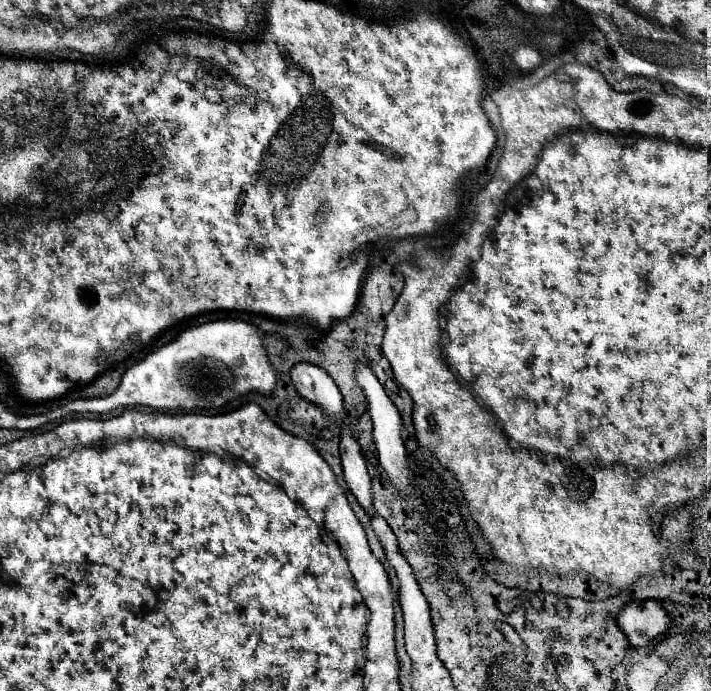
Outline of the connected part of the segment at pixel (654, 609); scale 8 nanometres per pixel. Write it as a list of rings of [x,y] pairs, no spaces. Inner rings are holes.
[[[646,599],[646,601],[632,601],[624,607],[624,611],[618,615],[618,625],[626,633],[632,647],[648,647],[650,641],[658,635],[662,635],[670,627],[670,615],[664,609],[664,601]]]

